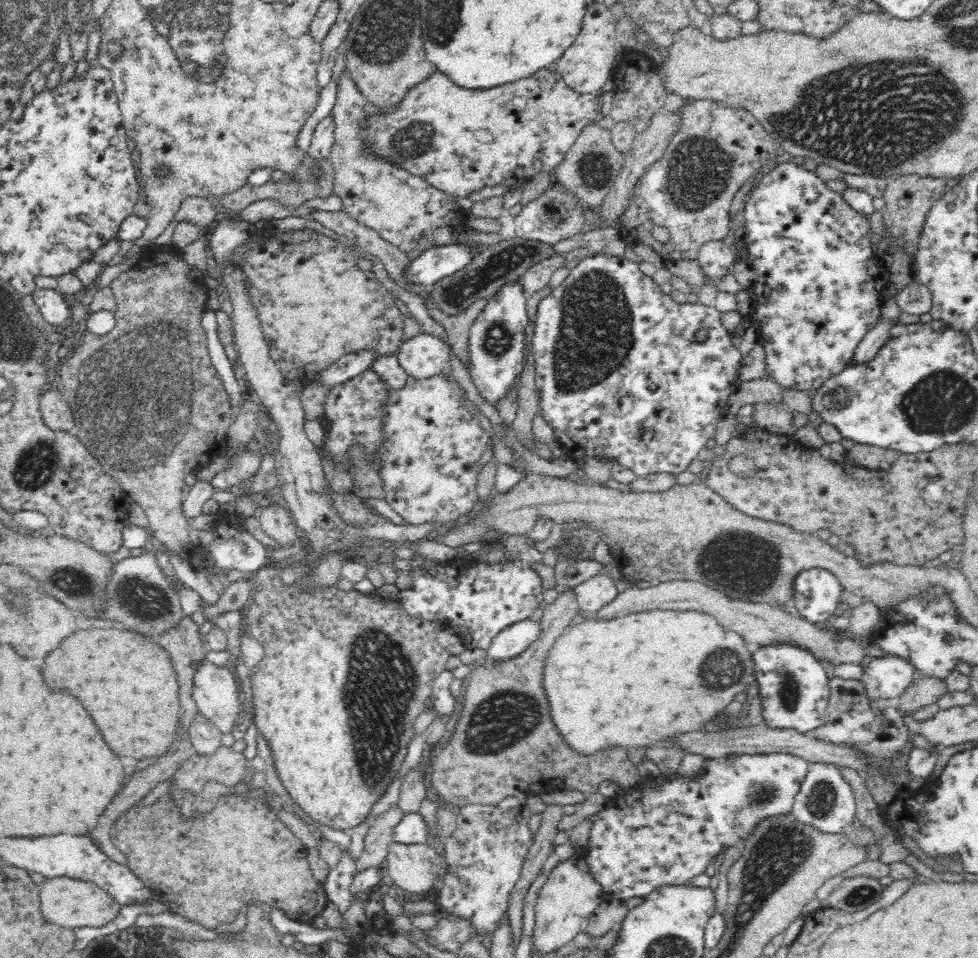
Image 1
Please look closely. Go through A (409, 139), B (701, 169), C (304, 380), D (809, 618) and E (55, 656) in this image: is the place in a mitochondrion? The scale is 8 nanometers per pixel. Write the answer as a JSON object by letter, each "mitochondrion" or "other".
{"A":"mitochondrion","B":"mitochondrion","C":"other","D":"other","E":"other"}

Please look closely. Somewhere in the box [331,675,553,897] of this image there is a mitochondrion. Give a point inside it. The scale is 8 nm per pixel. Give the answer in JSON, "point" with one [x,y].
{"point":[504,717]}

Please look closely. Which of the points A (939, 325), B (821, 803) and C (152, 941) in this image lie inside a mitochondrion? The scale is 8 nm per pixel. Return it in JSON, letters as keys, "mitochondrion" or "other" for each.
{"A":"other","B":"mitochondrion","C":"other"}

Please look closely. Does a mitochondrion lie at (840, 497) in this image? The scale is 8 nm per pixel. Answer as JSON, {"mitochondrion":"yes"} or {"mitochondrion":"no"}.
{"mitochondrion":"no"}

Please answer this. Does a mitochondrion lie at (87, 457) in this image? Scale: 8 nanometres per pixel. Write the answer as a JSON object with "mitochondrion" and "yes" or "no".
{"mitochondrion":"yes"}

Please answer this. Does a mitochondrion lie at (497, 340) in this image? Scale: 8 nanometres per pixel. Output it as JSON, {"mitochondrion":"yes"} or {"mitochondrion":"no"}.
{"mitochondrion":"yes"}

